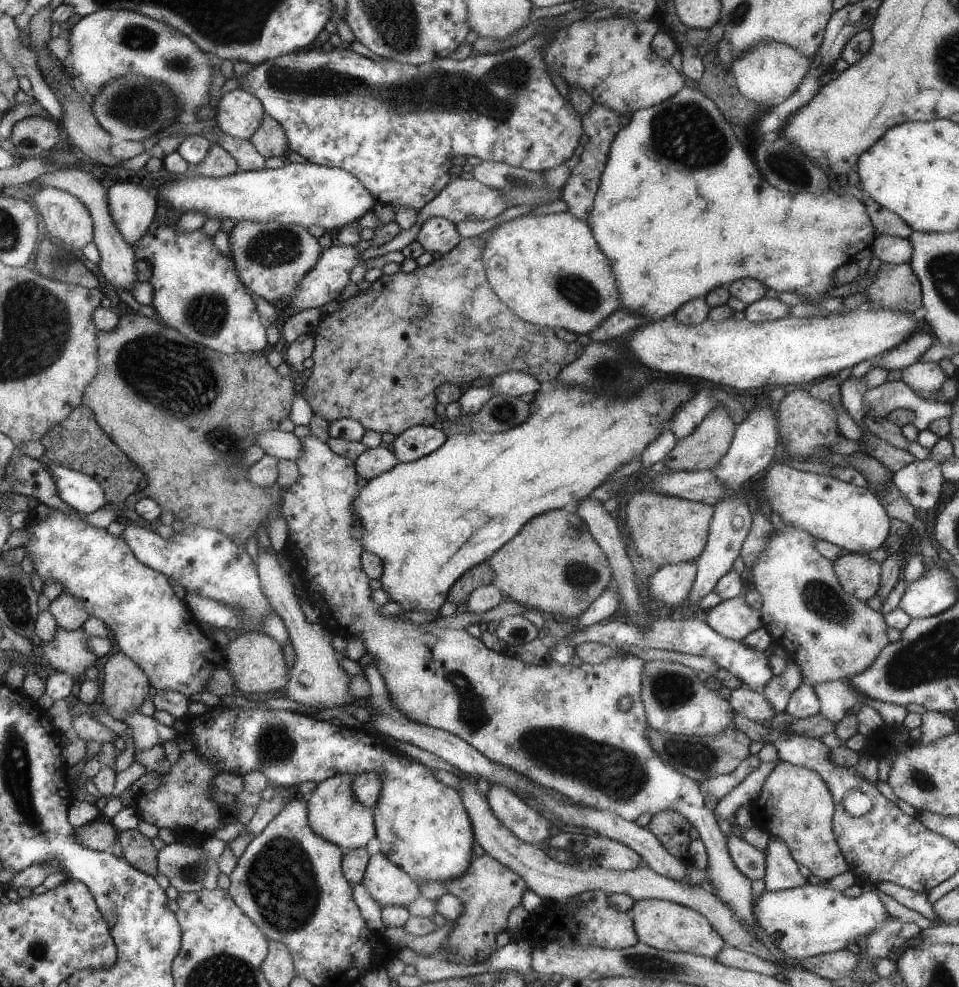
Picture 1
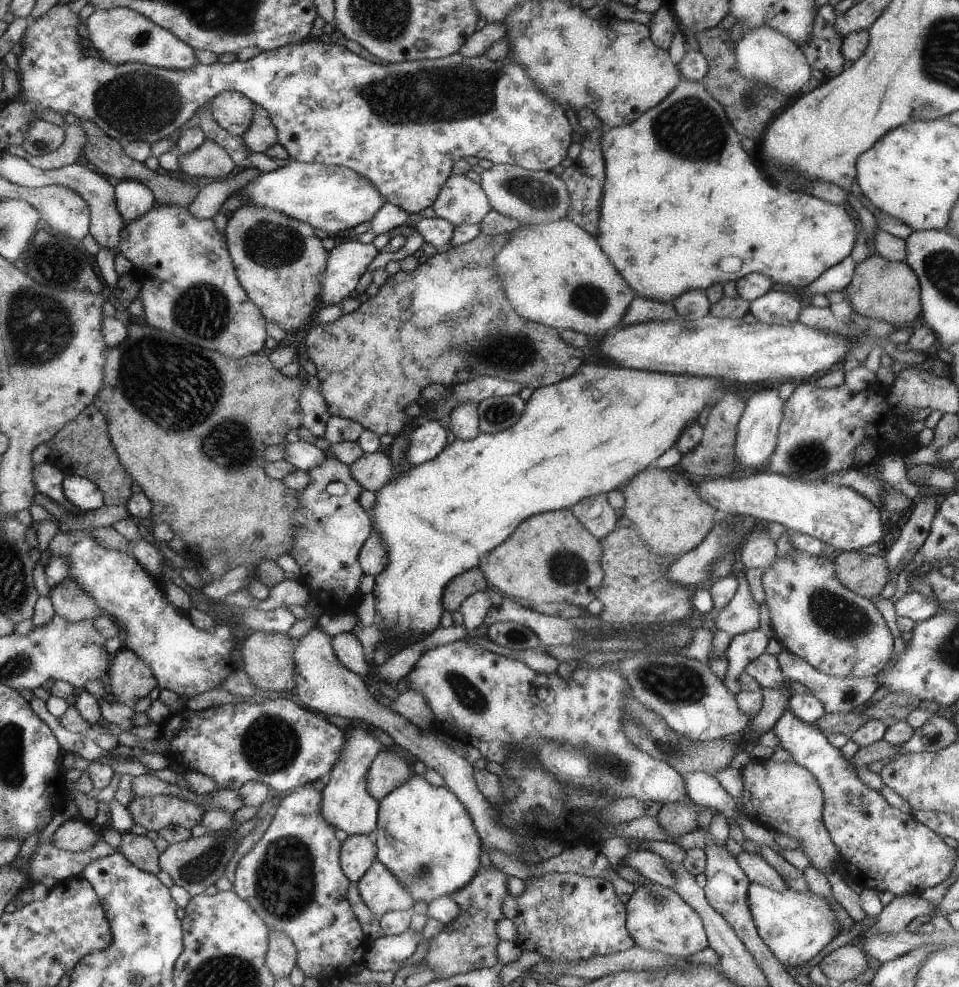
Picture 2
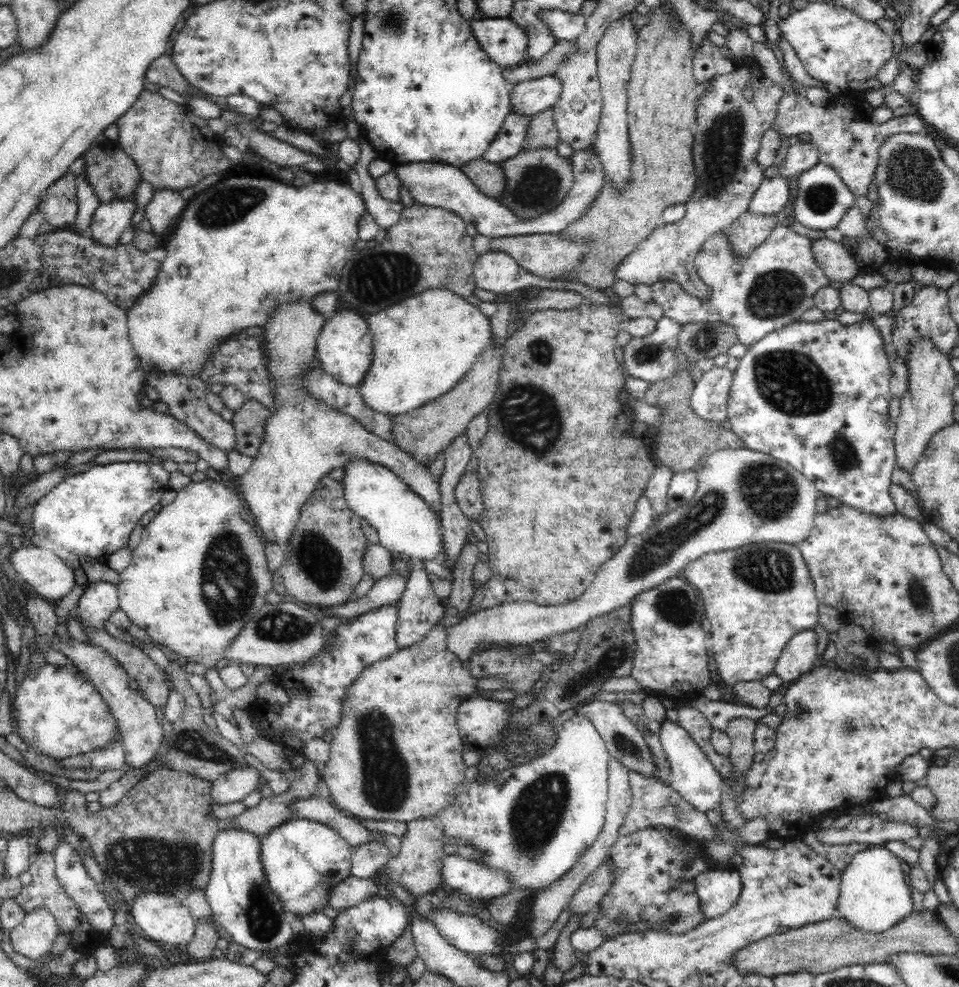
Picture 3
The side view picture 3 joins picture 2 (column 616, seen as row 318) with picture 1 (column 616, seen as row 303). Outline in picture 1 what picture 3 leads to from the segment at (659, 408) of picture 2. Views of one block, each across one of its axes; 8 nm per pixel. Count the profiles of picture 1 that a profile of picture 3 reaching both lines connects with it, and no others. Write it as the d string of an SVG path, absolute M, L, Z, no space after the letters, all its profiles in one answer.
M661 380L661 382L657 382L655 386L651 386L651 390L643 390L643 394L639 394L639 390L637 390L637 396L635 398L631 398L631 400L607 400L607 398L601 398L601 396L591 396L589 392L581 392L581 390L573 390L573 388L545 388L545 390L541 390L541 392L537 392L535 394L535 398L533 398L533 402L531 402L531 418L527 418L521 426L515 426L515 428L511 428L511 430L507 430L507 432L501 432L501 434L457 434L457 436L449 436L447 438L447 442L443 442L443 446L439 446L435 452L431 452L431 454L427 454L427 456L421 456L419 460L415 460L415 462L407 462L407 464L395 464L391 470L387 470L387 472L383 472L383 474L379 474L379 476L375 476L375 478L371 478L371 480L367 480L365 484L363 484L363 488L359 488L357 490L357 496L355 496L355 500L353 500L353 516L355 516L355 524L359 526L359 532L361 532L361 538L359 538L359 542L361 542L361 548L363 548L363 552L367 552L367 554L375 554L379 560L383 560L383 576L381 576L381 586L387 590L387 594L391 596L391 602L399 602L403 608L405 608L405 612L407 610L427 610L427 612L433 612L433 614L439 614L439 608L441 608L441 604L447 600L447 594L449 594L449 588L453 586L453 582L463 574L463 572L467 572L467 570L471 570L473 566L479 566L479 564L483 564L483 562L487 562L501 546L505 546L507 544L507 540L511 540L513 536L517 536L519 532L521 532L521 528L529 522L529 520L533 520L535 516L539 516L539 514L545 514L545 512L549 512L549 510L561 510L561 508L567 508L567 506L571 506L573 502L577 502L579 498L585 498L593 488L597 488L597 486L601 486L617 468L621 468L623 464L629 464L629 462L635 462L635 460L639 460L641 458L641 450L651 442L651 440L655 440L665 428L667 428L667 424L665 422L669 422L671 418L673 418L673 414L675 414L675 410L685 402L685 400L689 400L693 396L693 392L689 392L689 388L687 386L683 386L683 384L673 384L673 382L665 382L665 380Z

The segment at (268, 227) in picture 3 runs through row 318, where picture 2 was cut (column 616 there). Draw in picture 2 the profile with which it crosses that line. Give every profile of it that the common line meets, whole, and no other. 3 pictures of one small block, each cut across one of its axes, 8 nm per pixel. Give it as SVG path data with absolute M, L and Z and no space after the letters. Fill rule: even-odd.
M683 78L663 102L627 126L607 128L599 138L605 156L605 182L597 226L599 234L595 240L635 296L673 302L689 290L707 290L711 284L737 282L747 274L767 274L773 284L779 282L801 290L851 254L857 232L845 206L835 206L809 194L781 190L775 182L763 180L751 164L753 160L743 152L739 138L723 106L701 82ZM725 256L739 256L741 268L733 274L721 272L717 262Z

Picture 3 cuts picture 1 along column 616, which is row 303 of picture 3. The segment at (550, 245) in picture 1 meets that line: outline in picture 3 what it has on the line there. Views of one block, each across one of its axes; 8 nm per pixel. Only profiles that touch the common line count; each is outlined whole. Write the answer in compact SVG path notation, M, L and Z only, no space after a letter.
M300 300L300 302L286 302L286 304L278 306L274 310L274 316L270 316L270 320L262 326L264 358L266 358L264 364L266 364L268 378L272 382L274 410L270 412L270 416L266 420L264 440L262 440L262 446L258 448L254 464L250 466L250 470L240 480L240 490L242 490L242 502L248 504L248 510L254 516L252 524L258 530L262 530L266 542L276 544L280 550L288 548L288 544L290 544L288 540L292 538L292 532L294 532L296 524L300 522L302 508L312 498L312 494L314 494L318 482L322 480L322 476L328 476L328 472L334 470L334 468L348 468L350 462L356 460L356 458L372 462L372 464L378 464L378 466L386 466L392 472L396 472L398 478L404 484L408 484L408 488L412 492L416 492L438 516L442 516L440 514L440 510L442 510L442 504L440 504L440 500L442 500L442 496L440 496L440 480L436 480L438 472L418 464L410 454L406 454L394 442L388 442L388 440L368 432L352 416L342 414L336 408L330 408L328 404L322 404L314 396L308 394L306 384L304 384L304 376L318 362L318 358L316 358L316 340L318 340L318 332L322 330L324 324L326 324L326 318L322 314L318 314L308 300L306 302Z

